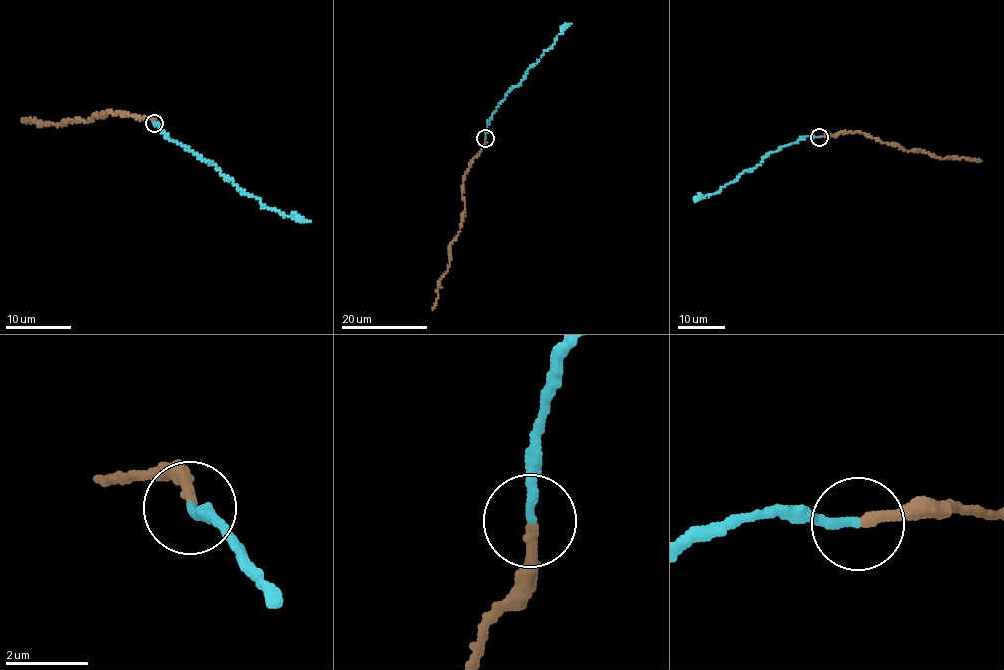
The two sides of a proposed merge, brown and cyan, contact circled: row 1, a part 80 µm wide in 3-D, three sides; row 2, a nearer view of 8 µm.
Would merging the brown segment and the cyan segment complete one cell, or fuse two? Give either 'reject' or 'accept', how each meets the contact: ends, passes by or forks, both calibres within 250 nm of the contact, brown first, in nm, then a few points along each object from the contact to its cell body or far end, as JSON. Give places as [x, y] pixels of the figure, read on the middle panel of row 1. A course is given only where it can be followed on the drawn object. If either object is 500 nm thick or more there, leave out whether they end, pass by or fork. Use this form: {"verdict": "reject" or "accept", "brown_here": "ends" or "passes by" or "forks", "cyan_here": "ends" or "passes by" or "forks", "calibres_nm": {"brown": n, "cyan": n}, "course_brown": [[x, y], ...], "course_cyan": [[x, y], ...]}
{"verdict": "accept", "brown_here": "ends", "cyan_here": "ends", "calibres_nm": {"brown": 280, "cyan": 240}, "course_brown": [[486, 138], [464, 179], [461, 226], [450, 247], [451, 260], [439, 283], [432, 311]], "course_cyan": [[486, 138], [488, 120], [500, 101], [519, 84], [527, 68], [554, 44], [556, 37], [571, 23]]}

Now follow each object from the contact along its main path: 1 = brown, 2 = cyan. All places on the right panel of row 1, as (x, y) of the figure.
1: (819, 137), (860, 132), (907, 151), (982, 161)
2: (819, 137), (799, 138), (779, 147), (753, 168), (741, 172), (715, 193), (694, 202)

